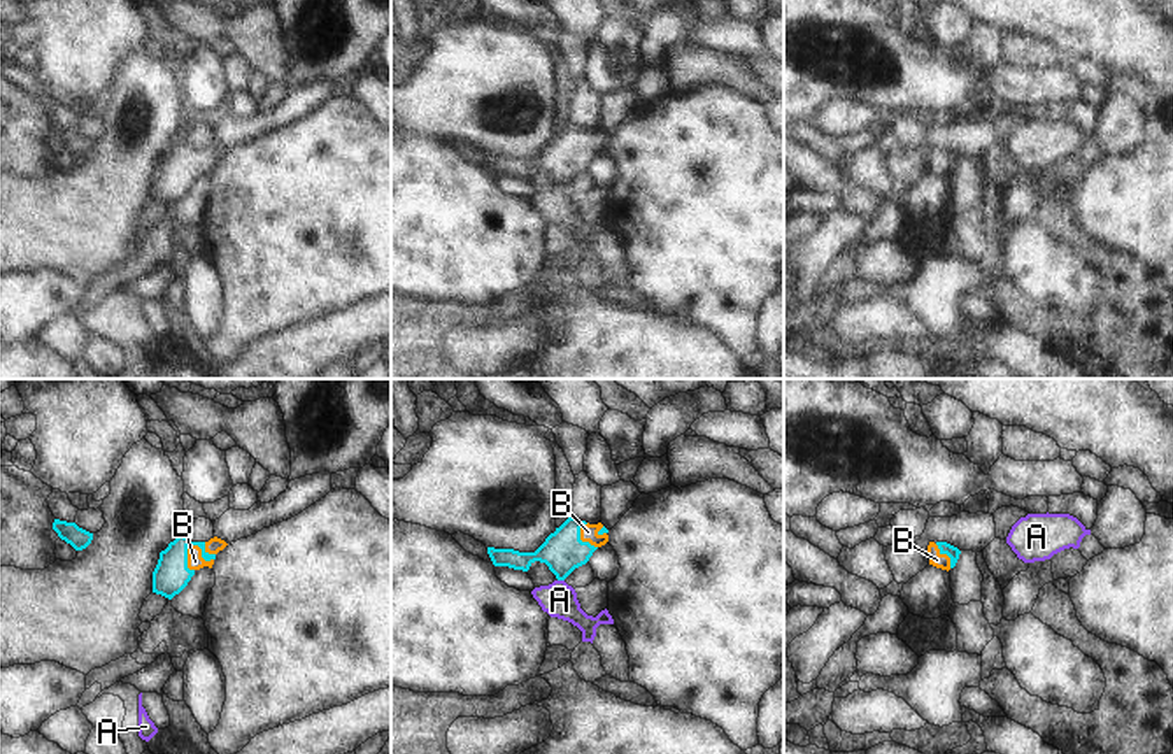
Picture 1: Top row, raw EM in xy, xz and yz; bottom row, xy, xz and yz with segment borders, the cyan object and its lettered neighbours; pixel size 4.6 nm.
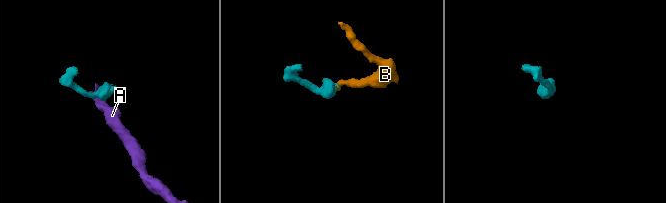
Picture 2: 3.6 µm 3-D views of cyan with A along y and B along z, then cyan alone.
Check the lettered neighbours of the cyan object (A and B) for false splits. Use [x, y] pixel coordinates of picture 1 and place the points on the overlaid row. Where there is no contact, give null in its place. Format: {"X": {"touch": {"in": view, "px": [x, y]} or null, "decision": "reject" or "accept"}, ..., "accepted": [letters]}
{"A": {"touch": {"in": "xz", "px": [561, 579]}, "decision": "reject"}, "B": {"touch": {"in": "xy", "px": [186, 547]}, "decision": "accept"}, "accepted": ["B"]}

